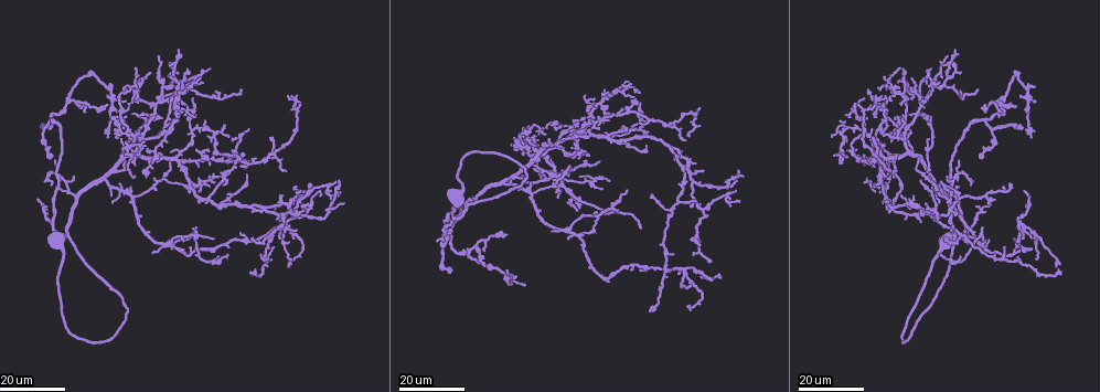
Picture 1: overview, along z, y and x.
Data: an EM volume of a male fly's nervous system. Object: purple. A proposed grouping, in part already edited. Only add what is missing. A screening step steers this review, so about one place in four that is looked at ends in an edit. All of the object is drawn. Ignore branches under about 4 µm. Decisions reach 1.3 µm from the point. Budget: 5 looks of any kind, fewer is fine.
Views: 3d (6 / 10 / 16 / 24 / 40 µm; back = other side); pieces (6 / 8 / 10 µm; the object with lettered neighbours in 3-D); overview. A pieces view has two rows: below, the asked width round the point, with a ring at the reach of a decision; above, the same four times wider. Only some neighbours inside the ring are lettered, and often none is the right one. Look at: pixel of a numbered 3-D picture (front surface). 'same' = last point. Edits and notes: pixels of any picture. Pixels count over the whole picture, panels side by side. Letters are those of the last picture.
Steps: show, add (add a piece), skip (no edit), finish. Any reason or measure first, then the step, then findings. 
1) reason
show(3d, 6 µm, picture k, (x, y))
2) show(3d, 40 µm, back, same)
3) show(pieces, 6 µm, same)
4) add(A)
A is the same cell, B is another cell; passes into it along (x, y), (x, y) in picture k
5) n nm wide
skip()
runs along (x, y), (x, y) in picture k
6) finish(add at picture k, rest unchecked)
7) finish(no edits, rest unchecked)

tapers out
show(3d, 16 µm, picture 1, (940, 190))

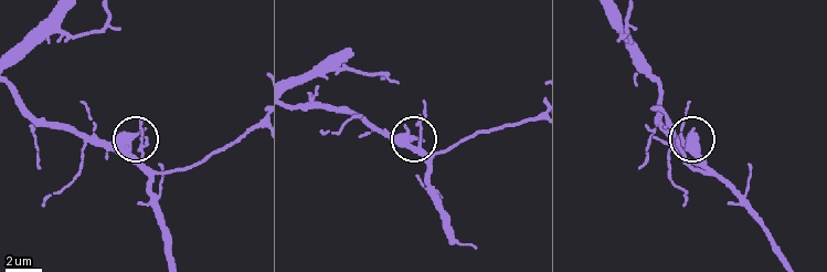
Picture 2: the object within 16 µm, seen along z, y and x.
see the neighbours
show(pieces, 6 µm, picture 2, (691, 129))

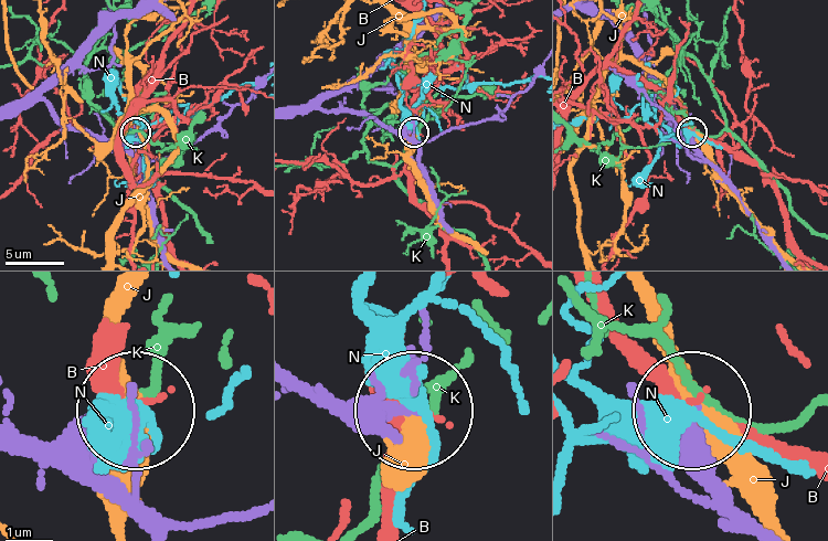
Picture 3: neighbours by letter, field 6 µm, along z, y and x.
skip()
B, J, K and N are other cells; runs along (298, 379), (413, 410) in picture 3; no lettered piece goes on from it

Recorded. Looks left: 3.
long arm stops here
show(3d, 24 µm, picture 1, (977, 88))

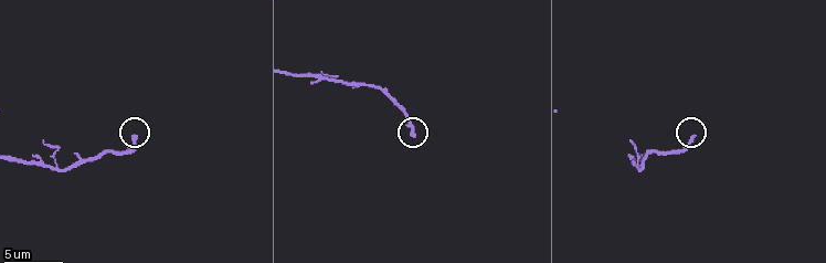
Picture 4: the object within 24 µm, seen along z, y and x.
show(pieces, 10 µm, picture 4, (694, 134))

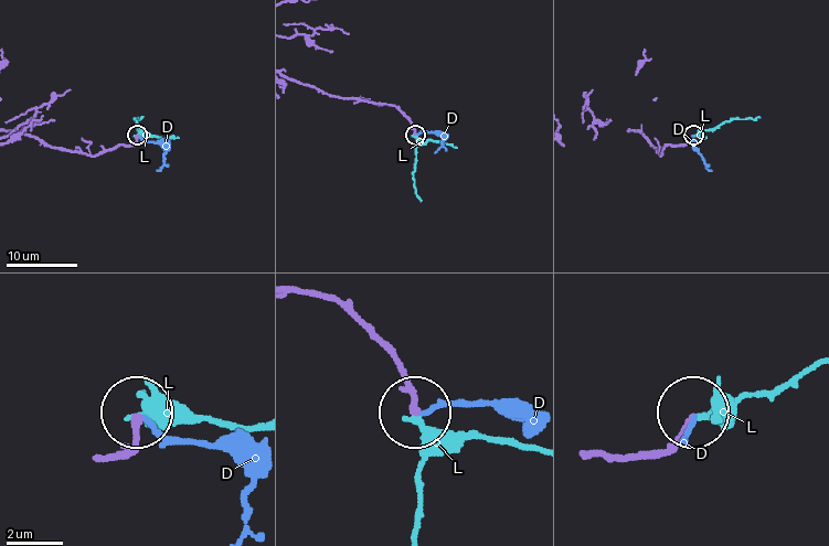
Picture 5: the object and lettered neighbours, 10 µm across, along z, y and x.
add(L)
L is the same cell, D is another cell; passes into it along (378, 342), (400, 368), (425, 439), (418, 532) in picture 5; the neuron continues

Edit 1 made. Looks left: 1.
finish(add at picture 5, rest unchecked)

